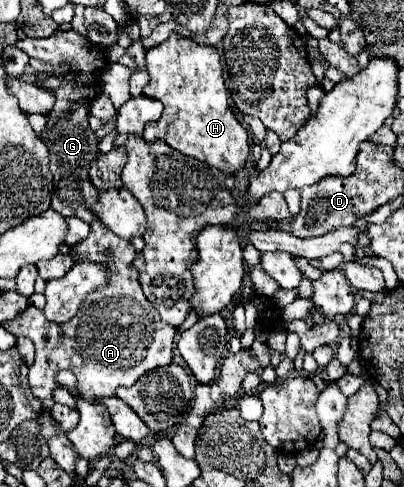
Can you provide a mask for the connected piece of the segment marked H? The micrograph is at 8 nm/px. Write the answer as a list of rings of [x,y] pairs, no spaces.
[[[172,33],[164,43],[146,51],[146,69],[150,83],[144,87],[144,95],[162,101],[164,113],[156,125],[144,129],[144,141],[154,143],[160,139],[182,155],[220,169],[224,175],[240,171],[246,165],[252,143],[248,131],[230,111],[218,51]]]

